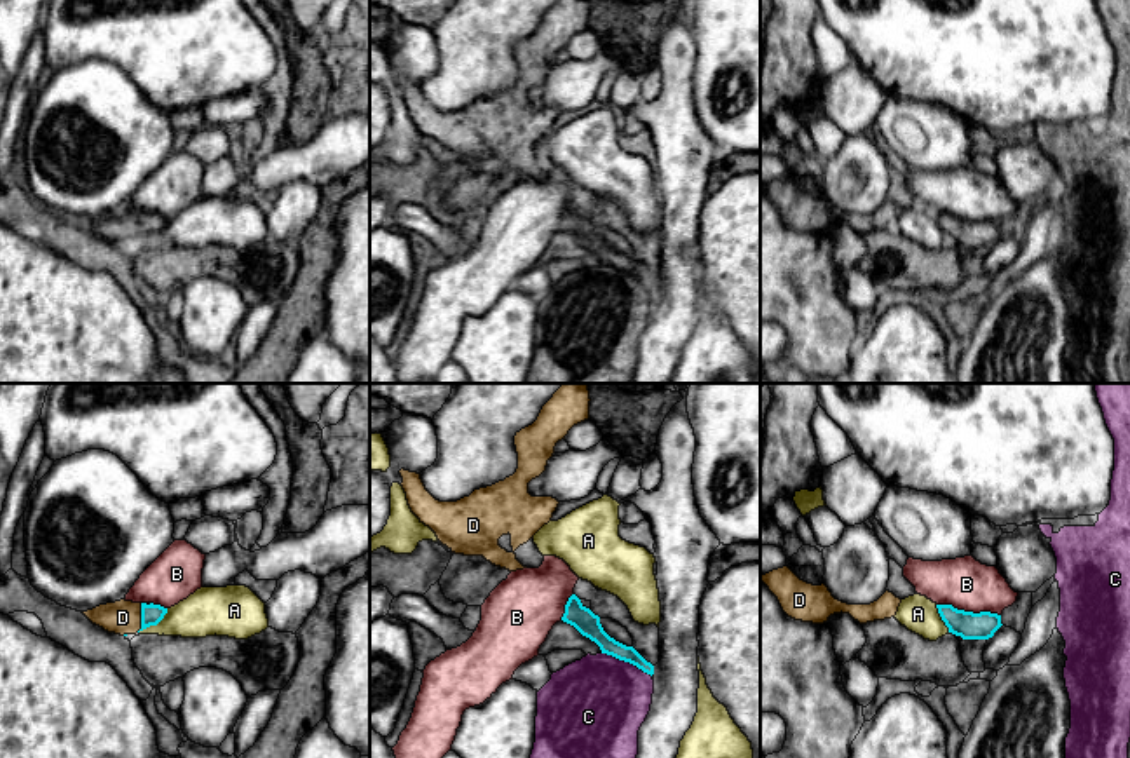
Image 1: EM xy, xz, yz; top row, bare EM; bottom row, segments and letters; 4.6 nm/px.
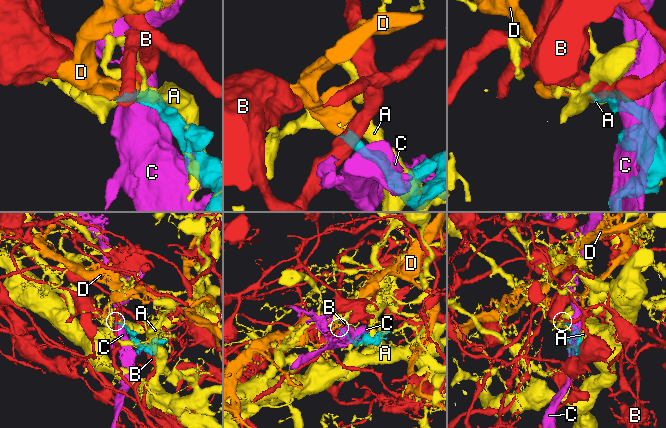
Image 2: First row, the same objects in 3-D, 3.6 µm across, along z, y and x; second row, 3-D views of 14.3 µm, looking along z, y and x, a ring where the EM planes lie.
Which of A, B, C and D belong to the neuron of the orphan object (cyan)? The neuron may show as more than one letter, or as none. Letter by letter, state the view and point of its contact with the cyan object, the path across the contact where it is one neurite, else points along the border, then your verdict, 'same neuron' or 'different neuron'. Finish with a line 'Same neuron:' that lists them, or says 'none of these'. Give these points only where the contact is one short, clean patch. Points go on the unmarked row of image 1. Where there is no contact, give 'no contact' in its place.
A: xy (154, 234) | different neuron
B: yz (968, 222) | along yz (937, 213), (951, 213), (973, 222), (996, 222), (1000, 225) | different neuron
C: xz (626, 270) | different neuron
D: xy (142, 227) | across xy (152, 223), (142, 227), (122, 227) | same neuron
Same neuron: D

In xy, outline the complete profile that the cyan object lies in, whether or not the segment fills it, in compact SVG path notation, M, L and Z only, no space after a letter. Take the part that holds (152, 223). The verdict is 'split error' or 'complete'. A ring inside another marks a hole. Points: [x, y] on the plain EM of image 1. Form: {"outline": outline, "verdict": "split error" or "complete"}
{"outline": "M120 209L82 223L105 240L127 246L157 235L167 223L167 218L153 213L146 214Z", "verdict": "split error"}

